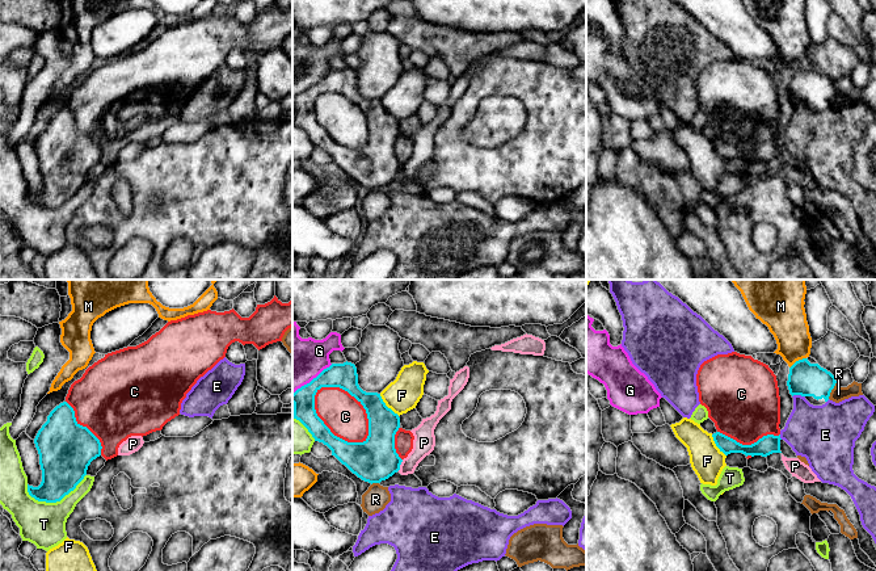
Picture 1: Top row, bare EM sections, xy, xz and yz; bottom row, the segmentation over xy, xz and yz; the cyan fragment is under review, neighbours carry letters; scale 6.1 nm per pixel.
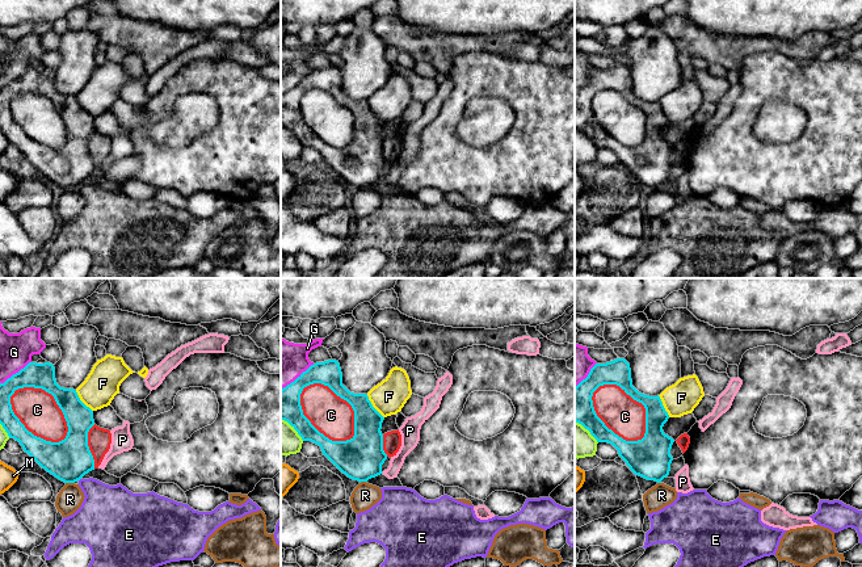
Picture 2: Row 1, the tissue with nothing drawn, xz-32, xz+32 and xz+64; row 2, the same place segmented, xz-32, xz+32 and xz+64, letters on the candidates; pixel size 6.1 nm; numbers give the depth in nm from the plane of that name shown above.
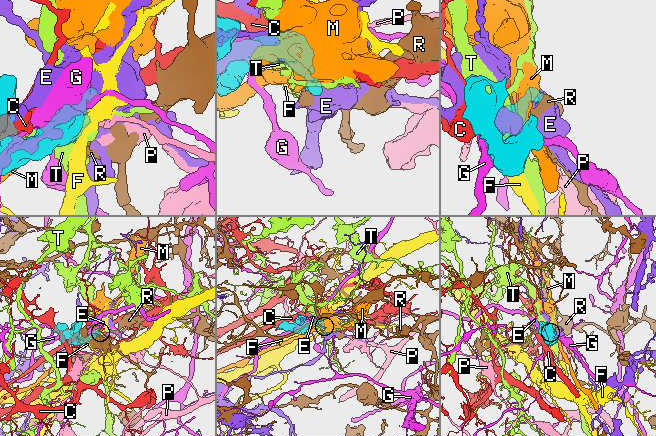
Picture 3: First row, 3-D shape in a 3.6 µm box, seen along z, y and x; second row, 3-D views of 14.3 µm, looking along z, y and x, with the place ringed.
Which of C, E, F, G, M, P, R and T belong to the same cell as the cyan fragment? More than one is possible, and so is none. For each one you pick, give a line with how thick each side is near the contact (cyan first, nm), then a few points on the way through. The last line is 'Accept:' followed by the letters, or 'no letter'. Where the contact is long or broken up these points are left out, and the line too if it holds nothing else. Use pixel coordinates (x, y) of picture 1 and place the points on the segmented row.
Accept: no letter

